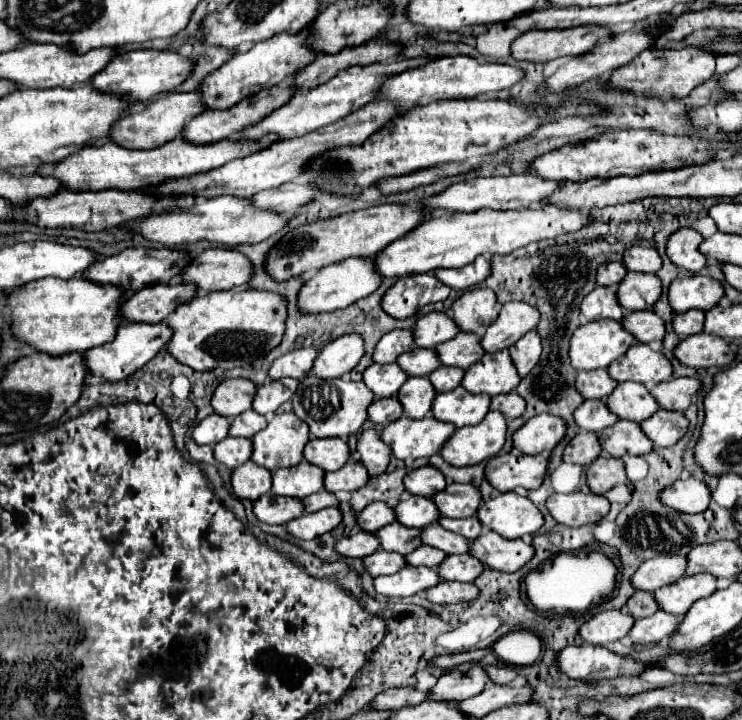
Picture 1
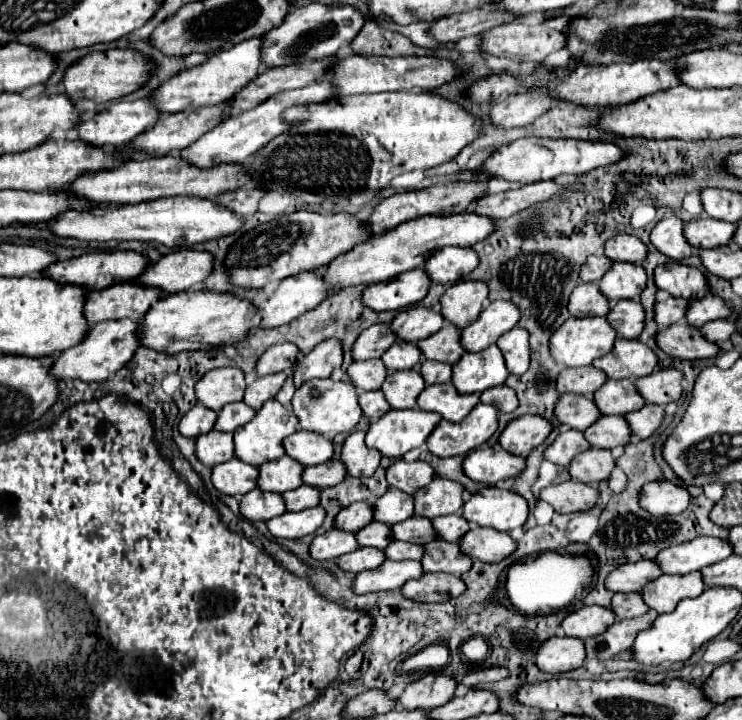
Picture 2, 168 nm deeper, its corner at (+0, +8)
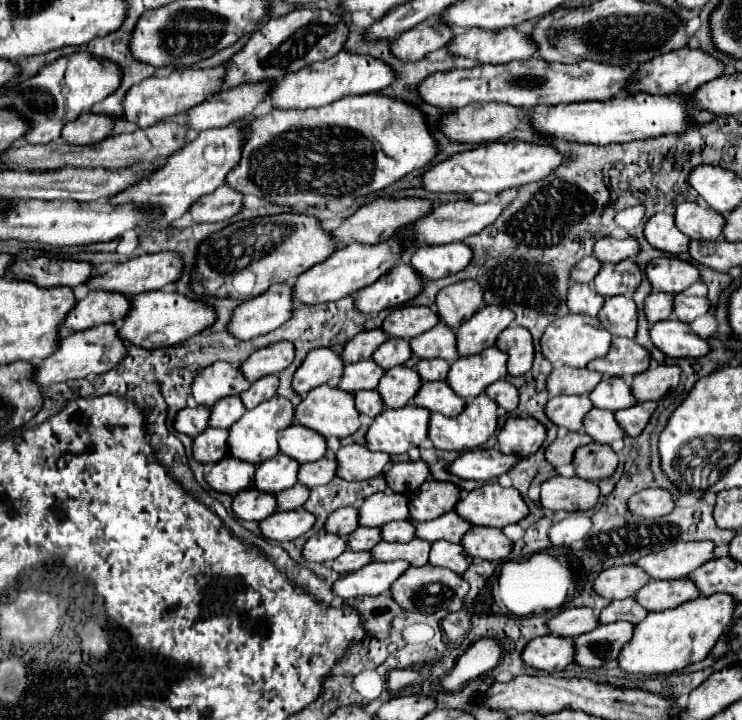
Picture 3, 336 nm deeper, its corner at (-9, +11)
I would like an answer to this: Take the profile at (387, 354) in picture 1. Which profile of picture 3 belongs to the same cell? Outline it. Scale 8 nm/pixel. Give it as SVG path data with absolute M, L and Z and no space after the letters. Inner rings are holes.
M380 328L372 330L372 332L360 332L356 334L352 340L348 340L348 344L344 346L342 352L342 360L344 362L360 362L360 360L368 360L372 356L372 352L380 346L380 342L384 342L386 336L384 332L380 332Z

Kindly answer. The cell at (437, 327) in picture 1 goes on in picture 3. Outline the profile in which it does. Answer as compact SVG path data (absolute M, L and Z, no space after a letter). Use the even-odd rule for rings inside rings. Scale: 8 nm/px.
M402 306L394 308L382 322L382 330L388 336L404 338L424 334L428 328L434 328L438 324L438 316L428 306Z

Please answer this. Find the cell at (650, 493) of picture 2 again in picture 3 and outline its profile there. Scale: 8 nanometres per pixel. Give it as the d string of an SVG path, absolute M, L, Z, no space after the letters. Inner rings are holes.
M646 488L628 500L628 510L640 518L660 518L672 512L672 494L662 488Z

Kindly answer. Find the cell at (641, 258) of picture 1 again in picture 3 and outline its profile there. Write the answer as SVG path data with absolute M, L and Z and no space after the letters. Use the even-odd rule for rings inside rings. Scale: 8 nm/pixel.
M612 236L600 238L594 244L594 256L606 264L606 262L620 262L620 260L628 260L628 258L636 258L636 254L640 252L640 246L634 238L624 238L624 240L616 240Z

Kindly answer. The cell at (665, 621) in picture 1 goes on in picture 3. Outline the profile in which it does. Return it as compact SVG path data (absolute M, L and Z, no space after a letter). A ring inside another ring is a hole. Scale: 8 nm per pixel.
M616 622L604 624L586 632L584 636L574 638L574 658L582 668L600 668L608 664L608 660L616 660L620 648L632 638L634 624Z

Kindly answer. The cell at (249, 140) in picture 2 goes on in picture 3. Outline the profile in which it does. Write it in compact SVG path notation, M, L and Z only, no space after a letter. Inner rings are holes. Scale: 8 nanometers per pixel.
M234 122L226 128L214 128L204 130L198 134L198 138L180 148L180 152L174 152L174 156L168 156L166 164L158 170L154 170L150 176L142 178L140 182L124 188L124 192L118 192L116 196L108 198L112 206L124 206L124 204L138 204L138 206L158 206L162 210L162 220L172 222L180 218L204 192L212 192L220 186L224 186L224 178L230 172L232 166L240 160L240 148L242 148L242 126L240 122Z

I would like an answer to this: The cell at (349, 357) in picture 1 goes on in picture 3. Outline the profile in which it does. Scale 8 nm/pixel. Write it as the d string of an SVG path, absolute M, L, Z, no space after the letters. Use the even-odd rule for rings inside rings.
M320 348L320 352L310 352L300 368L294 372L292 388L296 394L306 396L310 390L322 384L334 384L340 380L344 362L330 348Z

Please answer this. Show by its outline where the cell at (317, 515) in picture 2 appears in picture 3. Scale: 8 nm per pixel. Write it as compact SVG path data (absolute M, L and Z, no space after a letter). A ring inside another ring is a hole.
M298 508L298 510L288 510L288 512L274 512L272 516L260 522L260 532L268 540L288 542L308 532L312 524L314 524L314 516Z

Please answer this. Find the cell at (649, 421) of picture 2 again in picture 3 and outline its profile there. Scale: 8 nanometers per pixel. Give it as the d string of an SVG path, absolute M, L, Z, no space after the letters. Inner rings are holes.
M640 402L636 406L618 410L614 418L626 436L638 436L648 424L654 410L656 410L656 402Z

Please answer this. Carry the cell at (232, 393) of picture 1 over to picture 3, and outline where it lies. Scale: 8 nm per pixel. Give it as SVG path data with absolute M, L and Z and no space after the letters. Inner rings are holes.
M214 362L198 372L192 382L192 398L202 406L212 406L222 396L234 396L248 390L248 380L228 362Z

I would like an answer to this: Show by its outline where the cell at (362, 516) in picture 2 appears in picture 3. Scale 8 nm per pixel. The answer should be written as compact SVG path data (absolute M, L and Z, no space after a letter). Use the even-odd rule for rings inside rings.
M346 506L346 508L340 508L336 512L332 512L332 516L328 516L326 524L324 524L324 530L326 532L332 532L332 534L338 534L342 538L346 538L350 532L354 532L358 528L358 522L356 522L356 508L352 506Z

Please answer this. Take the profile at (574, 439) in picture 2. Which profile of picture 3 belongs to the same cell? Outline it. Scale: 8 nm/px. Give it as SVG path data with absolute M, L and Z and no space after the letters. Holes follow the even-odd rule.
M568 432L562 438L556 438L548 448L546 448L546 460L558 468L562 464L570 464L572 462L572 452L580 446L580 444L588 444L592 442L590 436L586 436L584 432Z

